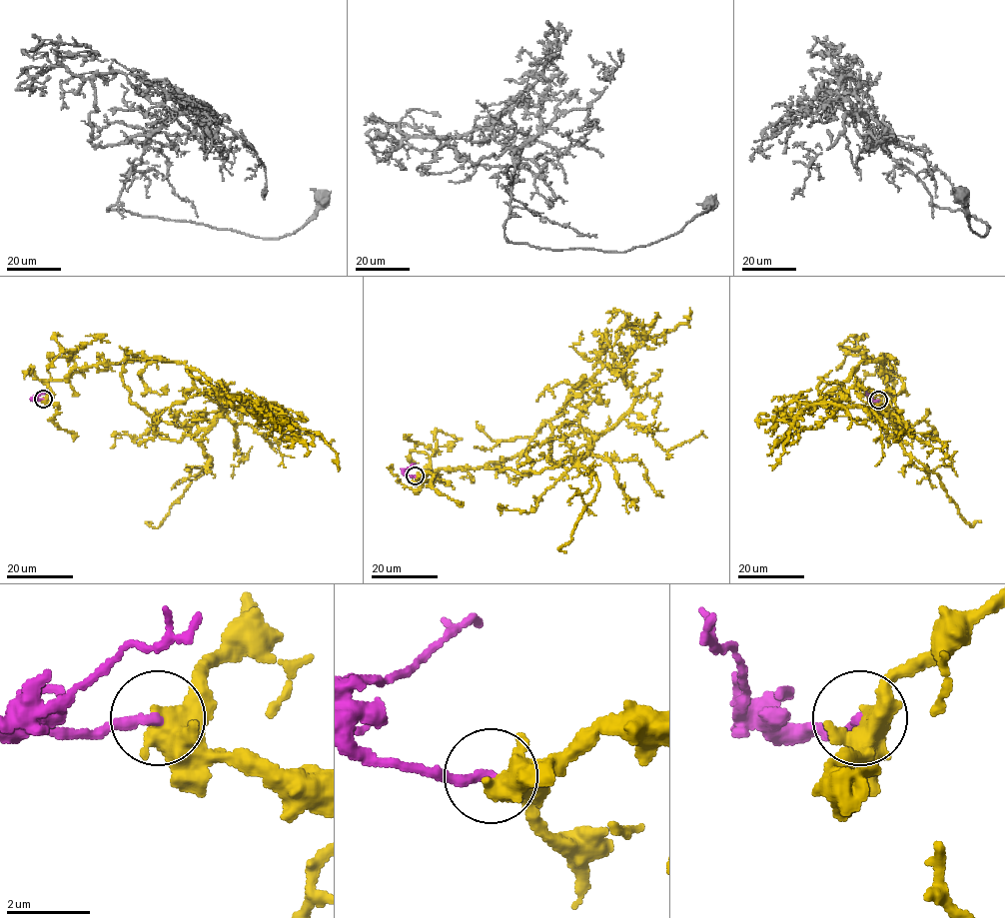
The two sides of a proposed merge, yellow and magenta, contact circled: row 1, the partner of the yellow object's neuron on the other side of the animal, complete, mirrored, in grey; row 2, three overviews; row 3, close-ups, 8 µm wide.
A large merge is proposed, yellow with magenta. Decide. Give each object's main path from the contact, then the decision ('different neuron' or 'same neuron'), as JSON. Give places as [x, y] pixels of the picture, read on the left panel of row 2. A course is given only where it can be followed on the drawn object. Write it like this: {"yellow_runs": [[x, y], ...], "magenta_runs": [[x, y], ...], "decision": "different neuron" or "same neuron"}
{"yellow_runs": [[43, 400], [47, 382], [116, 363], [129, 400], [160, 436], [204, 432], [209, 469], [153, 523]], "magenta_runs": [[43, 399], [33, 400], [47, 390]], "decision": "same neuron"}

